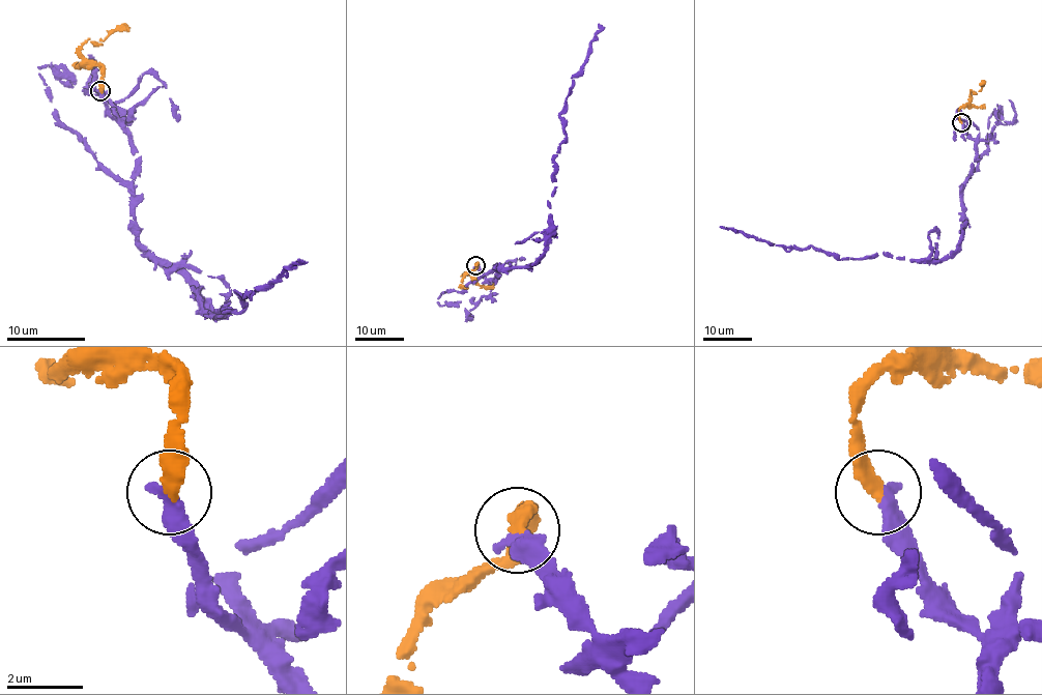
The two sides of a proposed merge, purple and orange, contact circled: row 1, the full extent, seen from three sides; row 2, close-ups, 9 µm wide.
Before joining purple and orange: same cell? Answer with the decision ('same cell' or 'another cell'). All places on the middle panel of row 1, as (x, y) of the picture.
same cell

